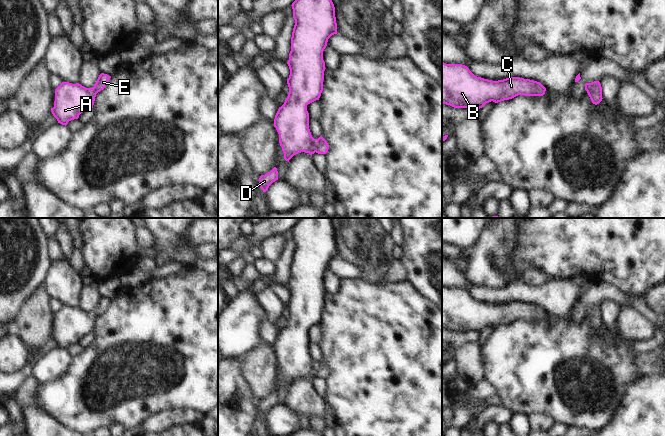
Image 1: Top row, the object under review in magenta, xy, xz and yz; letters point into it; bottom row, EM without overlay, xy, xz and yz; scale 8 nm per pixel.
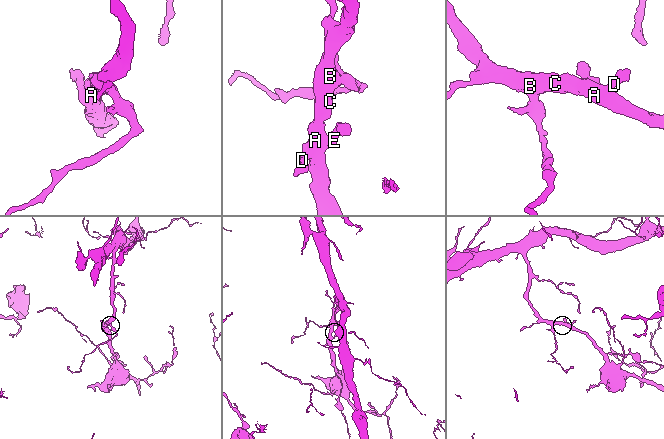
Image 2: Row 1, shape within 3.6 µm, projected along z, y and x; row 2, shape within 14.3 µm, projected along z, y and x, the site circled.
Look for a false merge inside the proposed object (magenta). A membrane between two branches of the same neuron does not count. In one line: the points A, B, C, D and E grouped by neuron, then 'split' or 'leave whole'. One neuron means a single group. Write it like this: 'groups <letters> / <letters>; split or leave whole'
groups A B C D E; leave whole

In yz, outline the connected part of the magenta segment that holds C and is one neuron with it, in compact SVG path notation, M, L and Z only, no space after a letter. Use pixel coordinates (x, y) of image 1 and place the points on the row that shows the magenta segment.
M442 62L442 104L454 108L482 108L491 101L498 103L512 99L518 95L543 96L546 88L537 81L520 77L509 77L492 81L475 76L467 66L462 64L446 64Z

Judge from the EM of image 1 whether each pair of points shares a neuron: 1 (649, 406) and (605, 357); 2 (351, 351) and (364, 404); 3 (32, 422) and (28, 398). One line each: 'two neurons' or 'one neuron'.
1: two neurons
2: one neuron
3: one neuron

